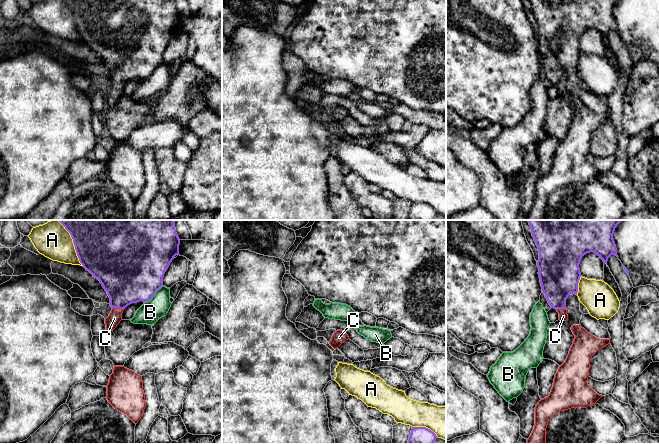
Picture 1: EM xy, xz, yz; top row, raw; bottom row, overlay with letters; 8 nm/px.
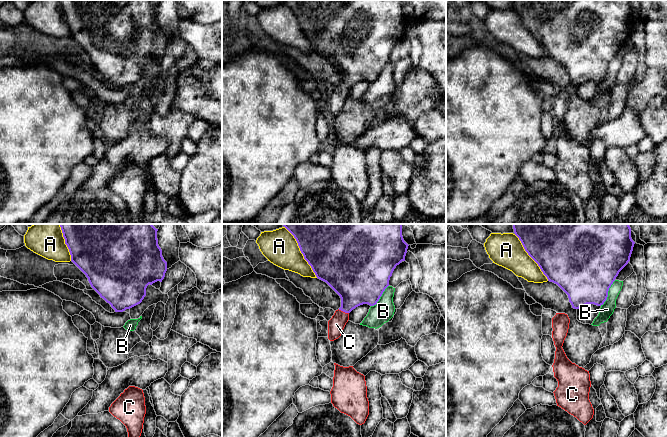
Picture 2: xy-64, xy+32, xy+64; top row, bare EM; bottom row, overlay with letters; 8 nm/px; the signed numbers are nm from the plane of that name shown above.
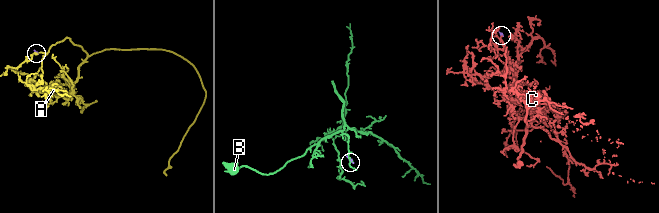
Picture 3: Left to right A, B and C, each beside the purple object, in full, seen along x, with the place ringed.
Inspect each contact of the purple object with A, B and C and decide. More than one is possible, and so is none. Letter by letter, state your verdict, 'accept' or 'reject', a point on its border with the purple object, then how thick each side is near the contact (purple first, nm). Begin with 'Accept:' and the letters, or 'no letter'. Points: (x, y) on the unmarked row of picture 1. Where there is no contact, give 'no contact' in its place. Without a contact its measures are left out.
Accept: C
A: reject | xy (74, 21) | 420/280 nm
B: reject | xy (154, 70) | 480/180 nm
C: accept | xy (118, 83) | 400/110 nm

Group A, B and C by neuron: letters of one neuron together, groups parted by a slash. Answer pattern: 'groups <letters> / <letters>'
groups A / B / C

